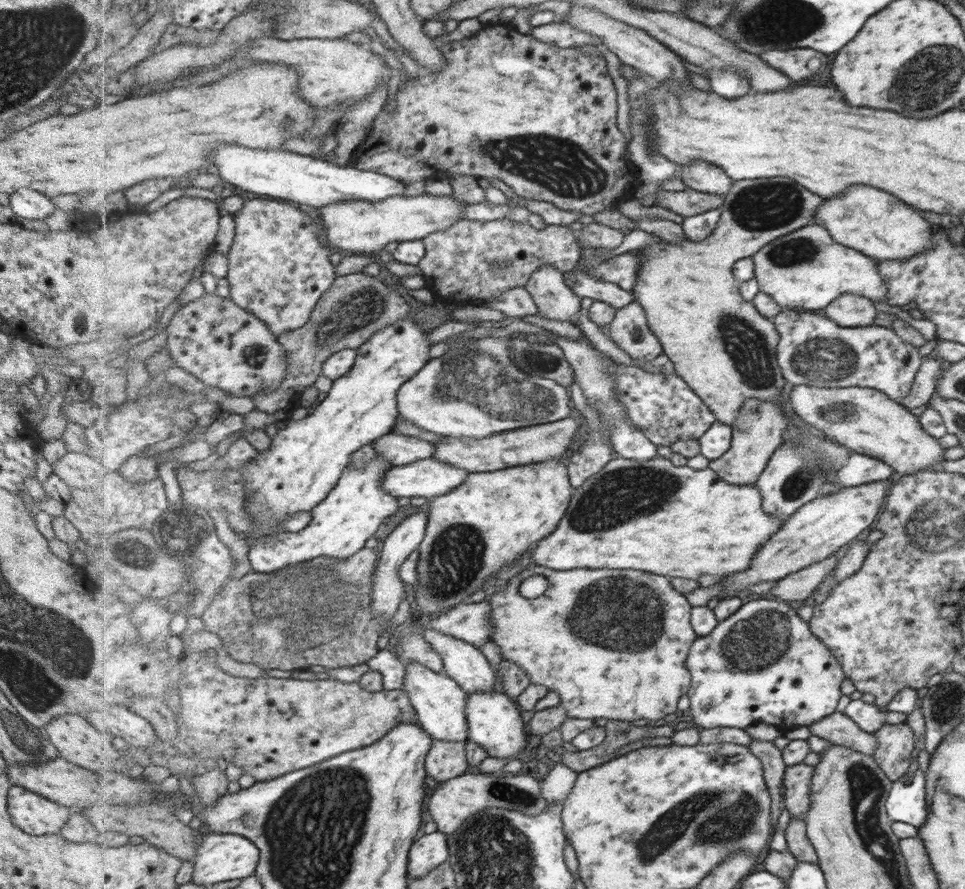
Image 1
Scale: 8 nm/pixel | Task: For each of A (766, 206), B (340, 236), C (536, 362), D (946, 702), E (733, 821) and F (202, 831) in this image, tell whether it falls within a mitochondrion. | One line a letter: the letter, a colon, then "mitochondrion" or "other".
A: mitochondrion
B: other
C: mitochondrion
D: mitochondrion
E: mitochondrion
F: other

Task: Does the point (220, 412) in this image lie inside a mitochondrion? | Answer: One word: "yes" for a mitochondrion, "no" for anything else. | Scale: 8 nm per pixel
no

